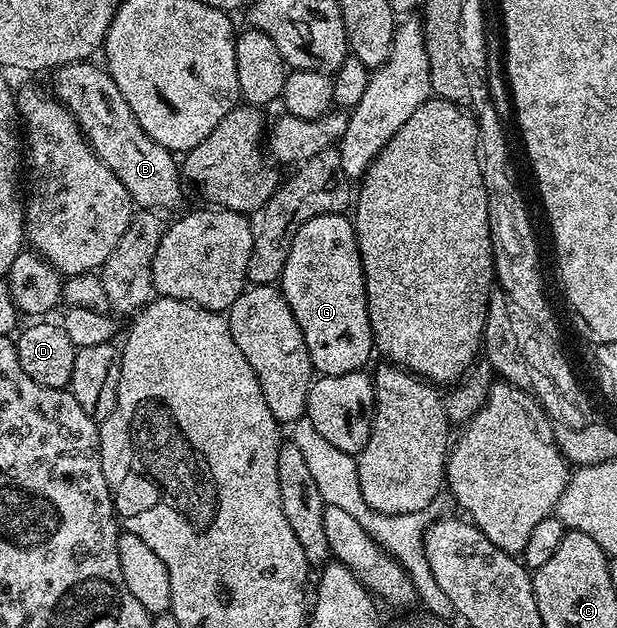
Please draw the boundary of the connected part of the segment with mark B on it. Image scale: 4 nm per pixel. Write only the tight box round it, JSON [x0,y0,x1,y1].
[52,60,185,211]

